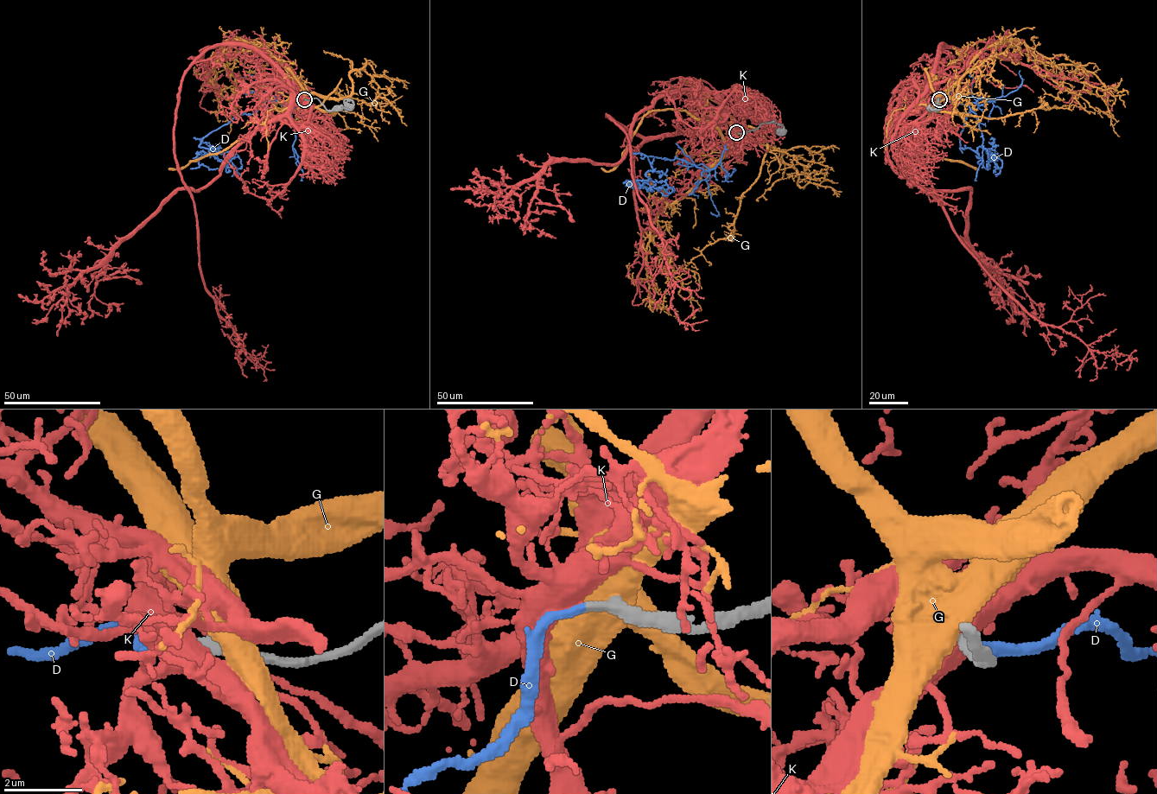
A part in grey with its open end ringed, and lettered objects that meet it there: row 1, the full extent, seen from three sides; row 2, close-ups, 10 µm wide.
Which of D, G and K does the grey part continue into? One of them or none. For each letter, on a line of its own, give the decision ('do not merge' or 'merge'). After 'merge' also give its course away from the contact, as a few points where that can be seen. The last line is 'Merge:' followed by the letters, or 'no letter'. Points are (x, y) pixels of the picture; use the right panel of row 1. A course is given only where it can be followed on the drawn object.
D: merge | via (939, 99), (977, 102), (965, 114), (959, 149), (989, 150), (985, 168)
G: do not merge
K: do not merge
Merge: D

